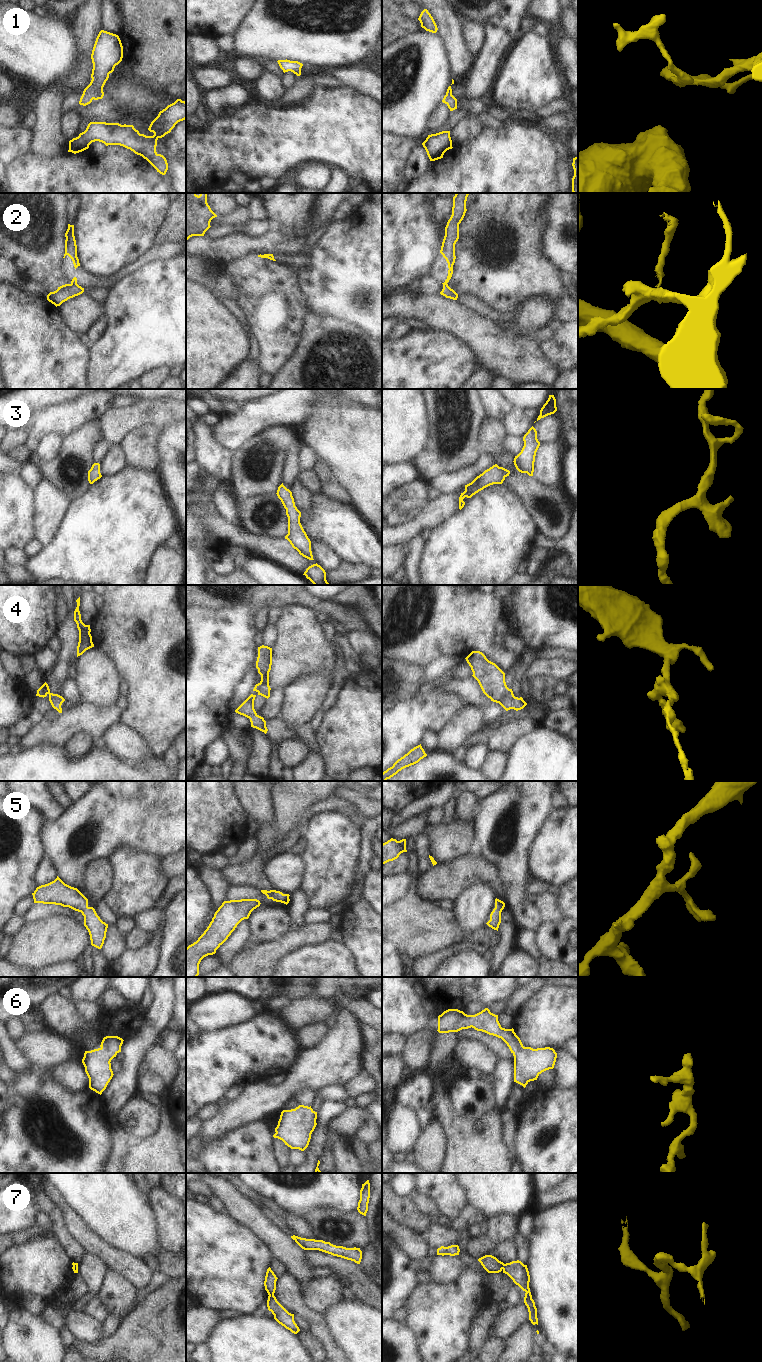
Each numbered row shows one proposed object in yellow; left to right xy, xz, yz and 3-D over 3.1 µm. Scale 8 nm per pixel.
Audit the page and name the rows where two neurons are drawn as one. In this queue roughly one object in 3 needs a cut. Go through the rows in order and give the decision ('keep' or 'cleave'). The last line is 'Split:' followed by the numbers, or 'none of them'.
1: keep
2: cleave
3: keep
4: keep
5: keep
6: keep
7: cleave
Split: 2, 7

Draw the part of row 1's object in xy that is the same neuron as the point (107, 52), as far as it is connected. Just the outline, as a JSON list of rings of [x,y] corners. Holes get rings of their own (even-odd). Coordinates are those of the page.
[[[101,30],[96,38],[91,59],[93,69],[91,82],[84,89],[79,104],[86,106],[92,100],[102,99],[104,96],[103,87],[123,58],[123,46],[118,35]]]

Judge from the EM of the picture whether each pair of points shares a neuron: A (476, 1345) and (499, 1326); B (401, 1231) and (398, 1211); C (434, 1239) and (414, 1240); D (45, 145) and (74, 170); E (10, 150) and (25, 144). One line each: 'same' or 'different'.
A: different
B: different
C: different
D: different
E: same

